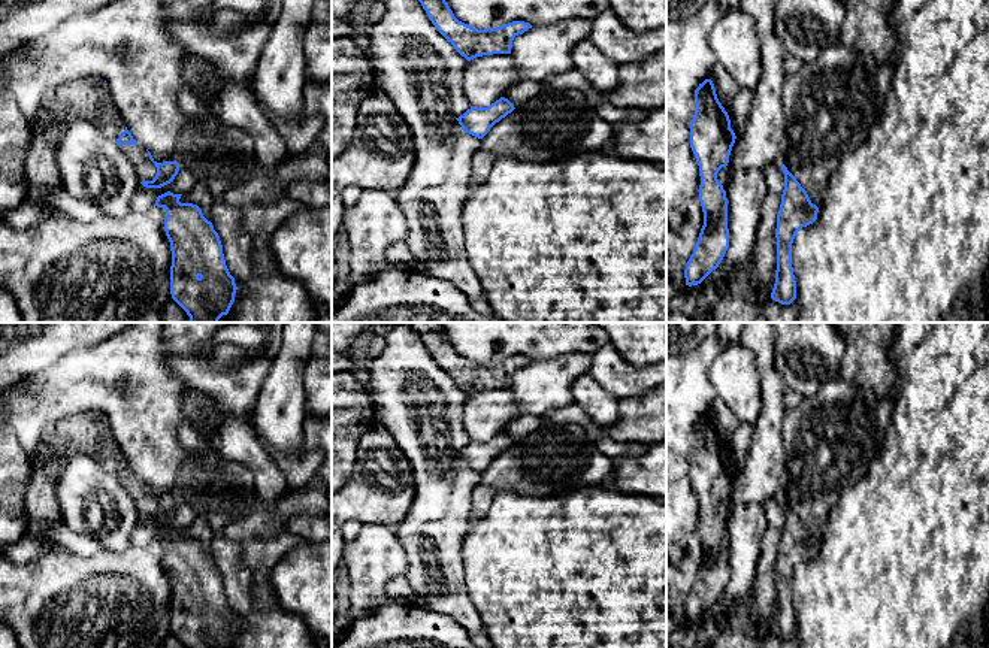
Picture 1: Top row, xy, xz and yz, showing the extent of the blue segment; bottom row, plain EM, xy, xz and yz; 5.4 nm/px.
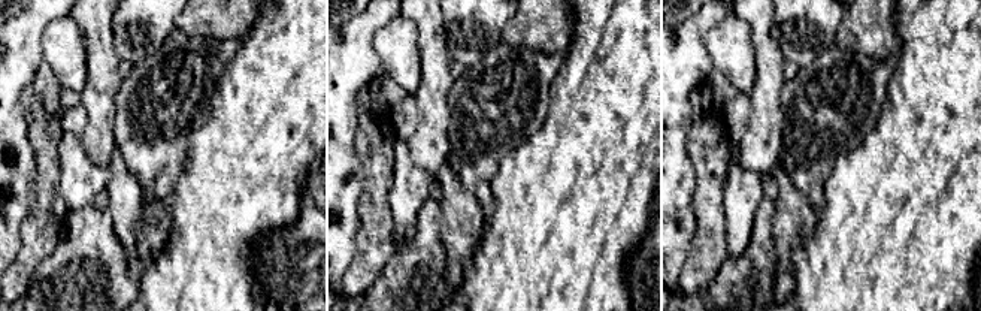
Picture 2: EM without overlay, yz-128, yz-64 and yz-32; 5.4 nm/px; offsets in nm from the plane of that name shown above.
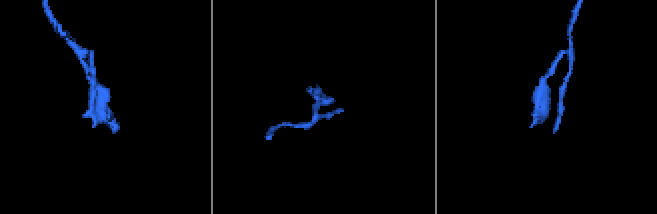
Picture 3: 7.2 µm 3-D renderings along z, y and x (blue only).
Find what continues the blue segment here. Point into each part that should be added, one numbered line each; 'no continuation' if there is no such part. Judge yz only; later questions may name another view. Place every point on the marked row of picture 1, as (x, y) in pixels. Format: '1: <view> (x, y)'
no continuation

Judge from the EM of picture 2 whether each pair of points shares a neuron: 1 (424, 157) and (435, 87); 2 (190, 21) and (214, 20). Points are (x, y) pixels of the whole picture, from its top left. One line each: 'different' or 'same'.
1: same
2: same

